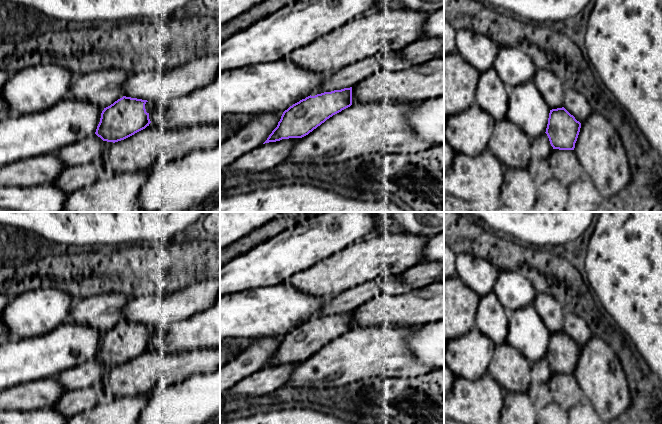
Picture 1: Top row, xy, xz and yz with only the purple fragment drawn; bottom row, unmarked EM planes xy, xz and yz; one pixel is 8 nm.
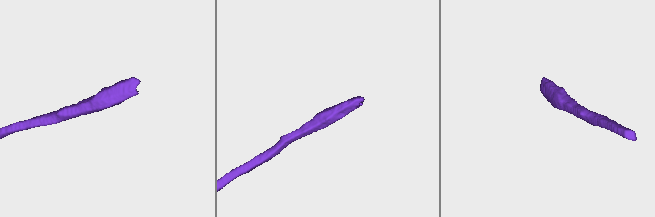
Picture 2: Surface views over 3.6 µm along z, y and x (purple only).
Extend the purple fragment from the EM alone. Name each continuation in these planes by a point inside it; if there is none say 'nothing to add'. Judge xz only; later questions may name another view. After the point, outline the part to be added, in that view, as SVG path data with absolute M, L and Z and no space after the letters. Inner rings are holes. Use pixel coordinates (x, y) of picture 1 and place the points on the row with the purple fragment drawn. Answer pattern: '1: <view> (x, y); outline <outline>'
nothing to add

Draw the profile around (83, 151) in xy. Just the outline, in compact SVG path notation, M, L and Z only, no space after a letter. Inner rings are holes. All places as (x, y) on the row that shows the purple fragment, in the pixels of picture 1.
M98 136L79 140L59 148L54 154L66 166L77 166L100 158L113 142L103 141Z

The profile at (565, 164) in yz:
M553 149L549 158L552 171L562 184L572 184L584 173L574 150Z

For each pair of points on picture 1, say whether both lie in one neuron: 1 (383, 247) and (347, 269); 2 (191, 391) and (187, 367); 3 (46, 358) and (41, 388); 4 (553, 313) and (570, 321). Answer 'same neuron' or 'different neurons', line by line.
1: same neuron
2: different neurons
3: different neurons
4: different neurons

